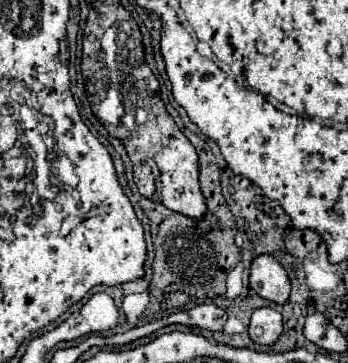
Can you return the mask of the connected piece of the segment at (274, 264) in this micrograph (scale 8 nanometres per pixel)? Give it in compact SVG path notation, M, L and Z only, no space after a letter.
M258 255L250 269L250 287L268 301L286 303L290 295L290 279L272 255Z

